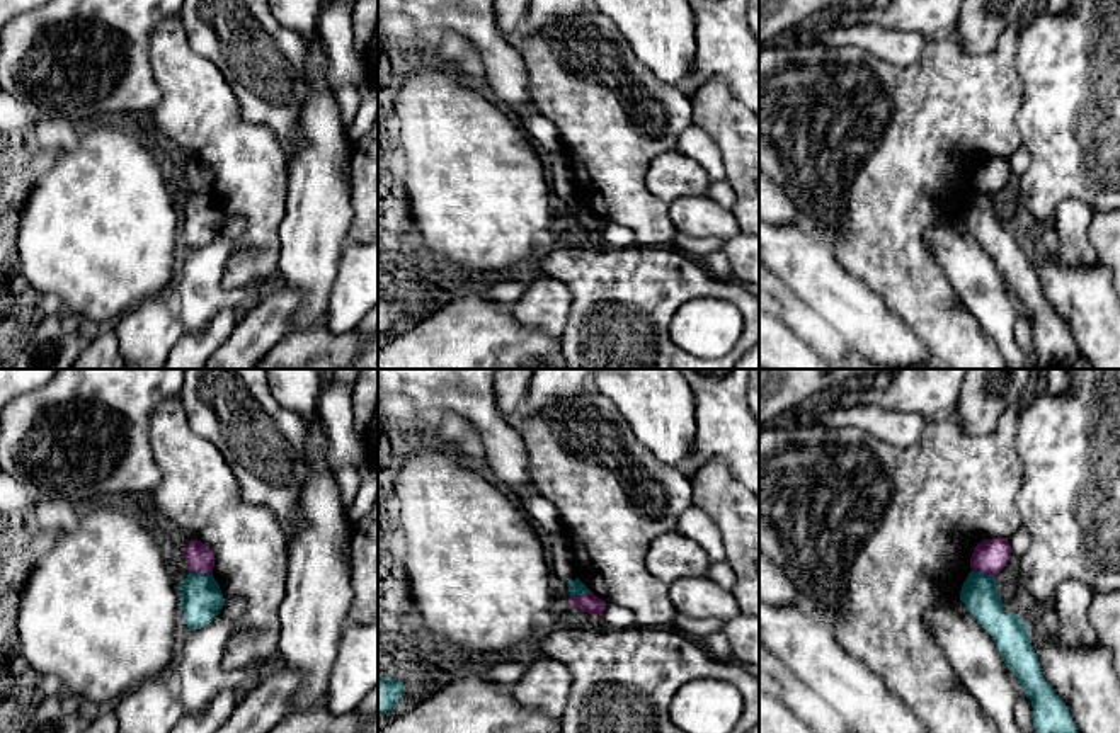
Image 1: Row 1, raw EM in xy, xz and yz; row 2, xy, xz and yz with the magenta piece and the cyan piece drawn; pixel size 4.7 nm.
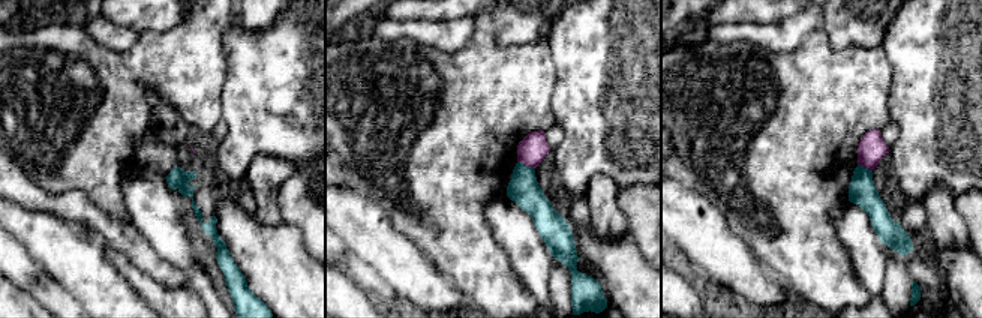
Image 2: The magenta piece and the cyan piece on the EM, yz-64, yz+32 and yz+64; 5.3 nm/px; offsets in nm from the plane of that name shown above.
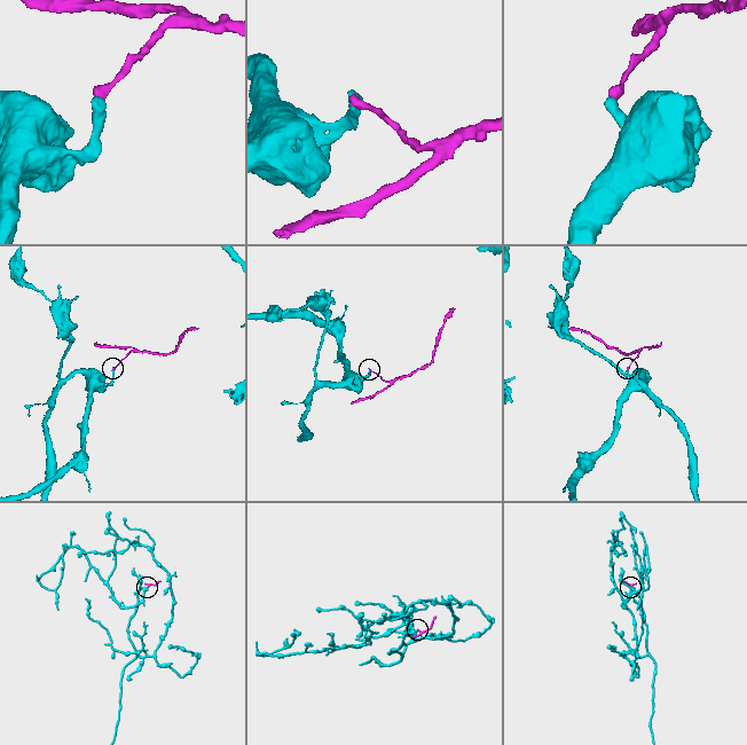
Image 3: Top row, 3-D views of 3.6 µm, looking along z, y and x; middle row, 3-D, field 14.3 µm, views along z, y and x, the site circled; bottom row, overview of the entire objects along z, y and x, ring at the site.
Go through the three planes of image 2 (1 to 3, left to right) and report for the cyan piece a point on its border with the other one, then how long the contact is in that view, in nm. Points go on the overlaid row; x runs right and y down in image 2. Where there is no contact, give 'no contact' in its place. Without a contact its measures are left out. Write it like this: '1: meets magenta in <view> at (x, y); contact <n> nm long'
1: no contact
2: meets magenta in yz+32 at (526, 165); contact 110 nm long
3: meets magenta in yz+64 at (865, 167); contact 90 nm long

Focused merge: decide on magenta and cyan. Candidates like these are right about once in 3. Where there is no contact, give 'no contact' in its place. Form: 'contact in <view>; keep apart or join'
contact in xy; keep apart

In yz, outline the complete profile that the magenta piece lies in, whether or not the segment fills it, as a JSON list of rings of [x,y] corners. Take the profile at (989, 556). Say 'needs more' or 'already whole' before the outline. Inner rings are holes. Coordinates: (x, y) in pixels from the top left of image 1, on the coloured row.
already whole; [[[1008,537],[984,539],[974,548],[970,568],[996,578],[997,573],[1006,566],[1009,556],[1011,548]]]

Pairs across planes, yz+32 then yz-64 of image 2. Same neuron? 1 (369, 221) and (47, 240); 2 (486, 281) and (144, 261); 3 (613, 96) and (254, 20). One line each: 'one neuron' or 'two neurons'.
1: one neuron
2: two neurons
3: two neurons

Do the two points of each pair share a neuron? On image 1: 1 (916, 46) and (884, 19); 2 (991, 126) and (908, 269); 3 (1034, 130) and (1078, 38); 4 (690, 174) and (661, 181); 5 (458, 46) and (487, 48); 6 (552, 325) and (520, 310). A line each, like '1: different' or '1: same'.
1: different
2: same
3: same
4: same
5: different
6: same

